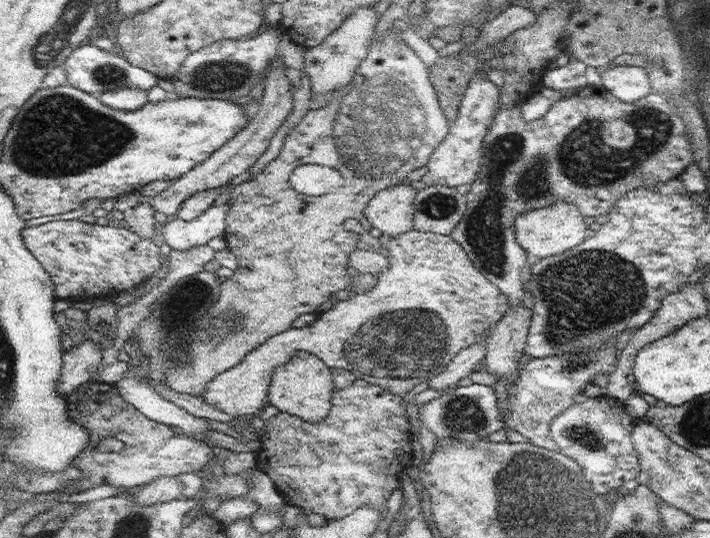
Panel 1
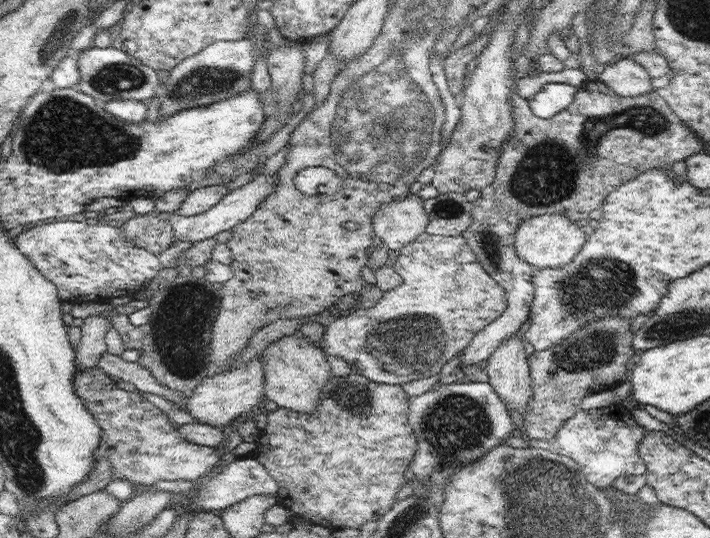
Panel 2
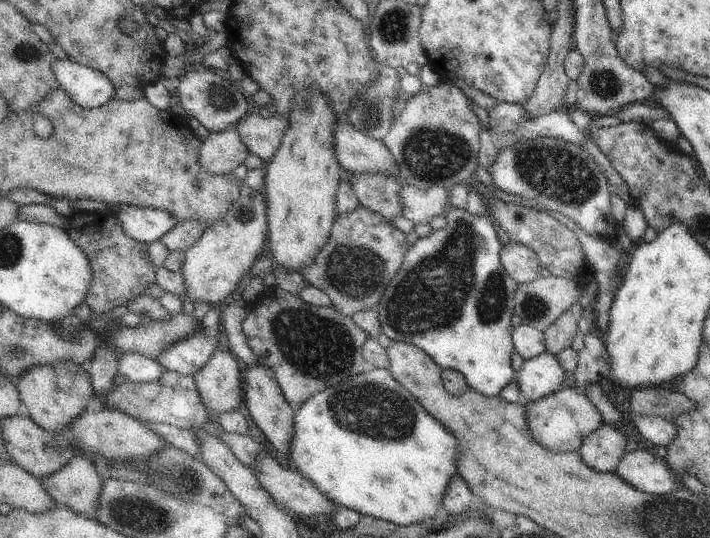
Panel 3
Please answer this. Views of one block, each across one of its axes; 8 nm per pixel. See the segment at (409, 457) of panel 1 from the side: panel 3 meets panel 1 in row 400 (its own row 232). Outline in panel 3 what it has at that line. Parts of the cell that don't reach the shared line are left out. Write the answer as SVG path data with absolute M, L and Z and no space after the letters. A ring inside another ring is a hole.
M359 204L346 214L336 213L328 242L299 273L308 285L326 293L332 307L342 316L352 318L356 313L373 309L381 301L411 247L406 236L387 218Z

